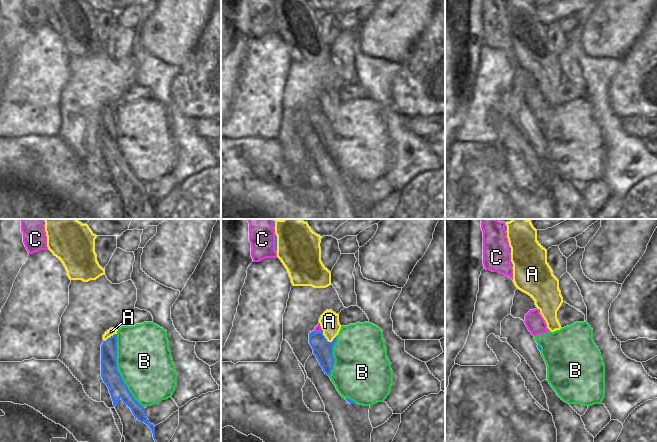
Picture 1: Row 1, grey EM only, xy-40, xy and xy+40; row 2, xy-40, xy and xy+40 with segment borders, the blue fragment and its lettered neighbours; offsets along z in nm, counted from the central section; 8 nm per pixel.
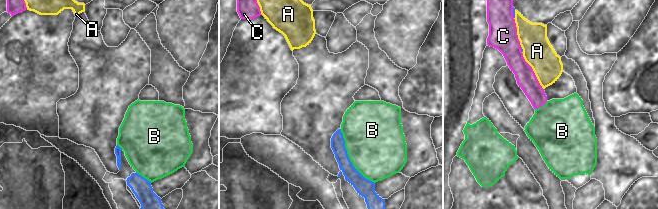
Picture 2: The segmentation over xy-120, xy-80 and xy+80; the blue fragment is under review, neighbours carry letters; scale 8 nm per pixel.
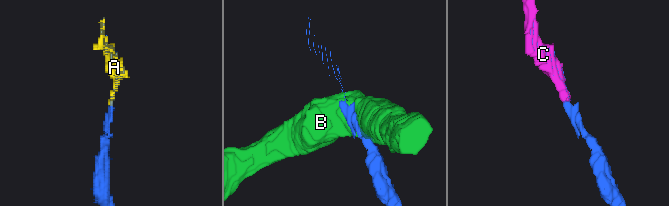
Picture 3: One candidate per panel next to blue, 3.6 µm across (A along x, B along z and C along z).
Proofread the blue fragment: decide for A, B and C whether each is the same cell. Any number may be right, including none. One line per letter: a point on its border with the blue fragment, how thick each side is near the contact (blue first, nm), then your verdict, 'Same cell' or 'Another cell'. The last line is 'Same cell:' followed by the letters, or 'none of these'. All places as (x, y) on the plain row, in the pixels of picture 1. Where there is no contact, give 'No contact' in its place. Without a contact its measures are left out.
A: Touches blue at xy (326, 116). Thickness 160 nm (blue) against 160 nm. Another cell
B: Touches blue at xy-40 (118, 147). Thickness 150 nm (blue) against 440 nm. Another cell
C: Touches blue at xy (275, 18). Thickness 20 nm (blue) against 200 nm. Same cell
Same cell: C

